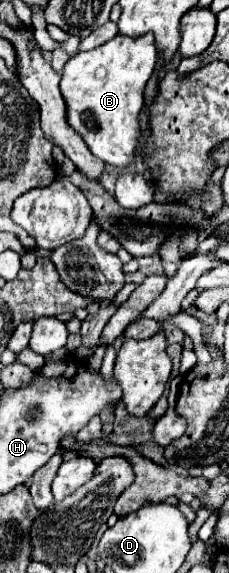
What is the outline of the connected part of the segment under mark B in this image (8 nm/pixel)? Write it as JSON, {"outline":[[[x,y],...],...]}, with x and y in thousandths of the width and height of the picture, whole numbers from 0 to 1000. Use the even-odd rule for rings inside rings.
{"outline":[[[515,59],[463,77],[384,91],[341,91],[288,108],[262,161],[288,175],[297,216],[367,241],[393,265],[445,283],[559,290],[603,276],[620,241],[603,199],[629,182],[629,150],[672,126],[681,105],[690,94],[664,59],[611,66]]]}

